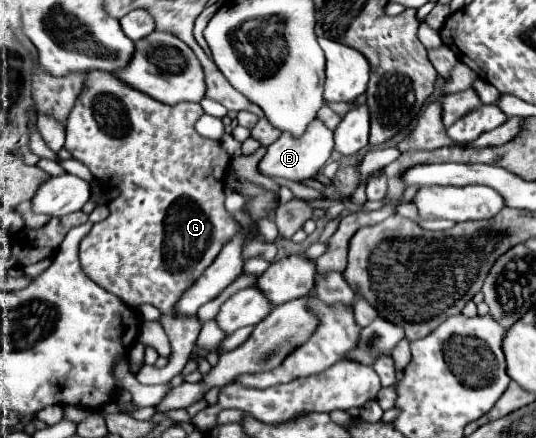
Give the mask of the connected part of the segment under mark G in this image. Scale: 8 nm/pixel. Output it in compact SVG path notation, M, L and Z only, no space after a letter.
M93 71L67 121L65 149L73 155L73 159L85 163L103 187L119 191L119 197L109 201L111 215L93 225L89 235L81 241L79 257L83 273L103 289L109 289L109 293L117 295L129 307L139 307L139 303L155 305L161 311L159 321L171 341L169 363L163 369L145 365L137 373L137 381L141 385L165 385L181 373L195 347L201 323L197 317L171 315L173 305L181 293L215 261L223 245L241 231L239 221L229 215L223 205L225 175L231 157L227 149L223 149L221 141L205 139L195 131L195 123L201 115L203 109L199 103L165 105L119 83L119 79L111 73Z

